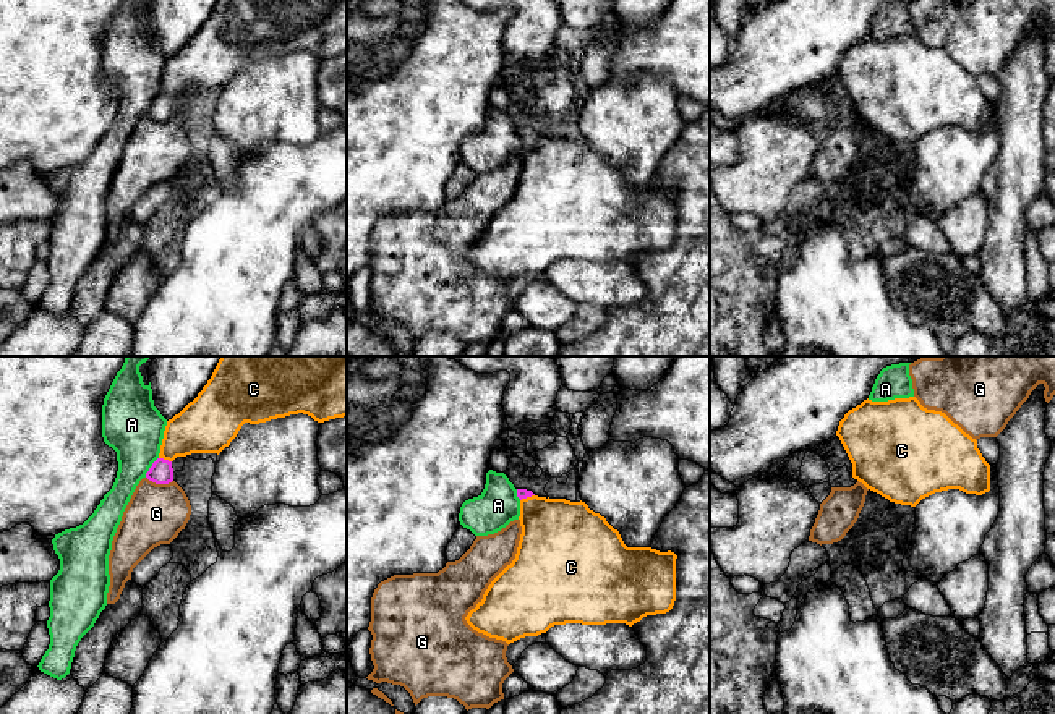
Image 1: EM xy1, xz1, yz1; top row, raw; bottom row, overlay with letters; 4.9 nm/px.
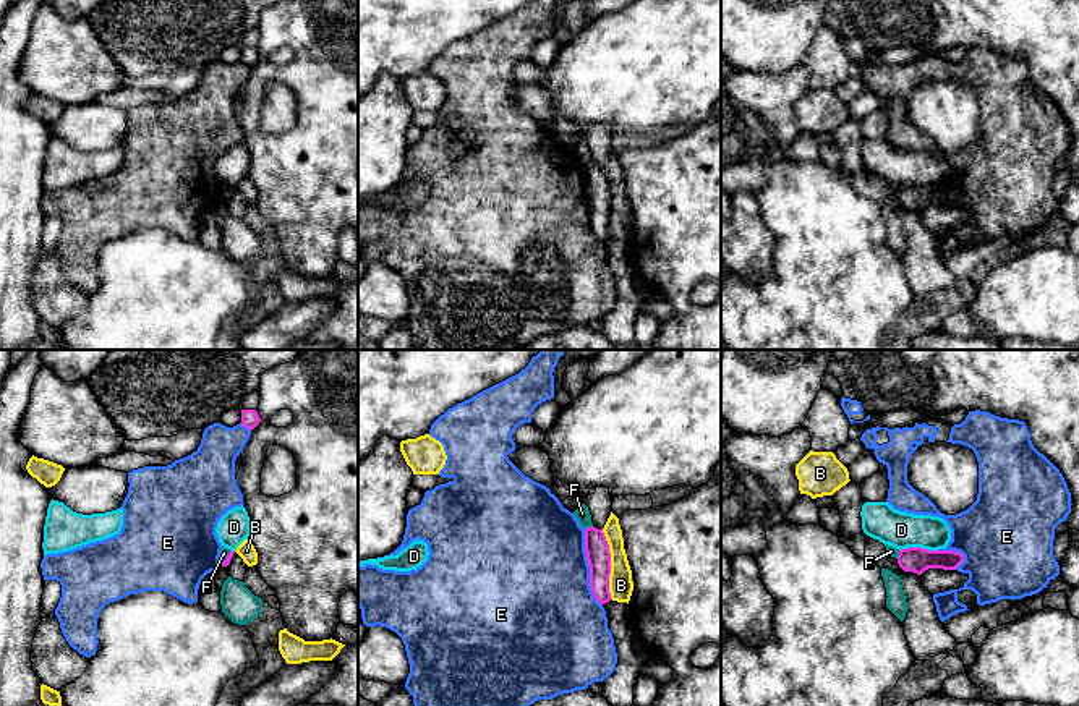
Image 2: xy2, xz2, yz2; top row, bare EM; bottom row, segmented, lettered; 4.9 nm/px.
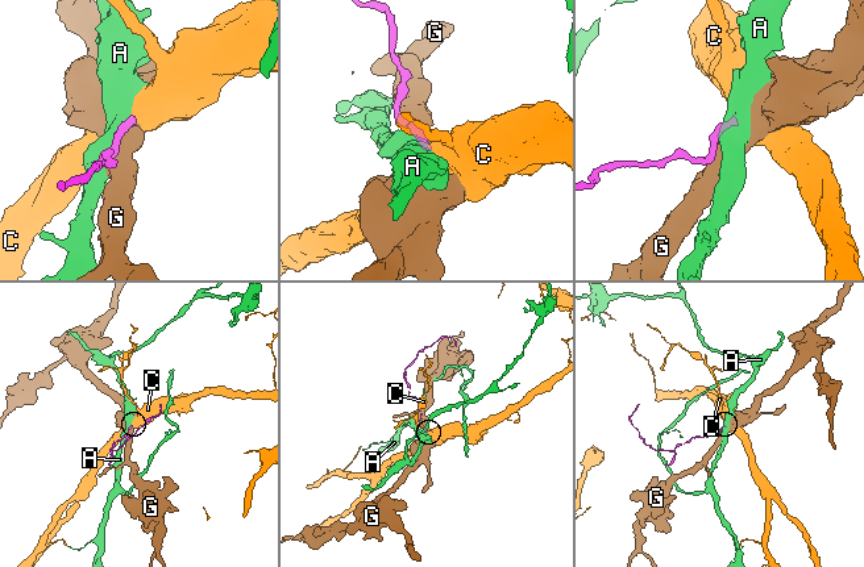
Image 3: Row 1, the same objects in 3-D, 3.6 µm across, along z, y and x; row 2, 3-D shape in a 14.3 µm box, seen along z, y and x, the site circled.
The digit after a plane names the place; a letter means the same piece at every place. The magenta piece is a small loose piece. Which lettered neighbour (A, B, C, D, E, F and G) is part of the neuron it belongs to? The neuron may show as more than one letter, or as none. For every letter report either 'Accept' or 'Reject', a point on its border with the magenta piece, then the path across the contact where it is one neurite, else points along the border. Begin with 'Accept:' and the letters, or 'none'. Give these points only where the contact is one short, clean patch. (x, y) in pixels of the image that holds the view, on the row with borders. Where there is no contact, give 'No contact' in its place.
Accept: C
A: Reject. Touches magenta at xy1 (151, 467). Boundary: xy1 (158, 457), (145, 476)
B: Reject. Touches magenta at xz2 (609, 564)
C: Accept. Touches magenta at xy1 (166, 460). Path across: xy1 (161, 471), (166, 460), (195, 429), (203, 426)
D: Reject. Touches magenta at yz2 (917, 548). Boundary: yz2 (937, 549), (903, 548), (899, 551)
E: Reject. Touches magenta at xz2 (590, 567)
F: Reject. Touches magenta at xz2 (590, 527). Boundary: xz2 (592, 525), (585, 528)
G: Reject. Touches magenta at xy1 (159, 483)

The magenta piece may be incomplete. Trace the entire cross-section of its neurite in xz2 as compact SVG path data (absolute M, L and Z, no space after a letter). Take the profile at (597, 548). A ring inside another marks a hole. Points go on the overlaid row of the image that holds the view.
M585 528L585 552L590 565L590 588L593 598L603 606L611 601L611 552L603 530Z

